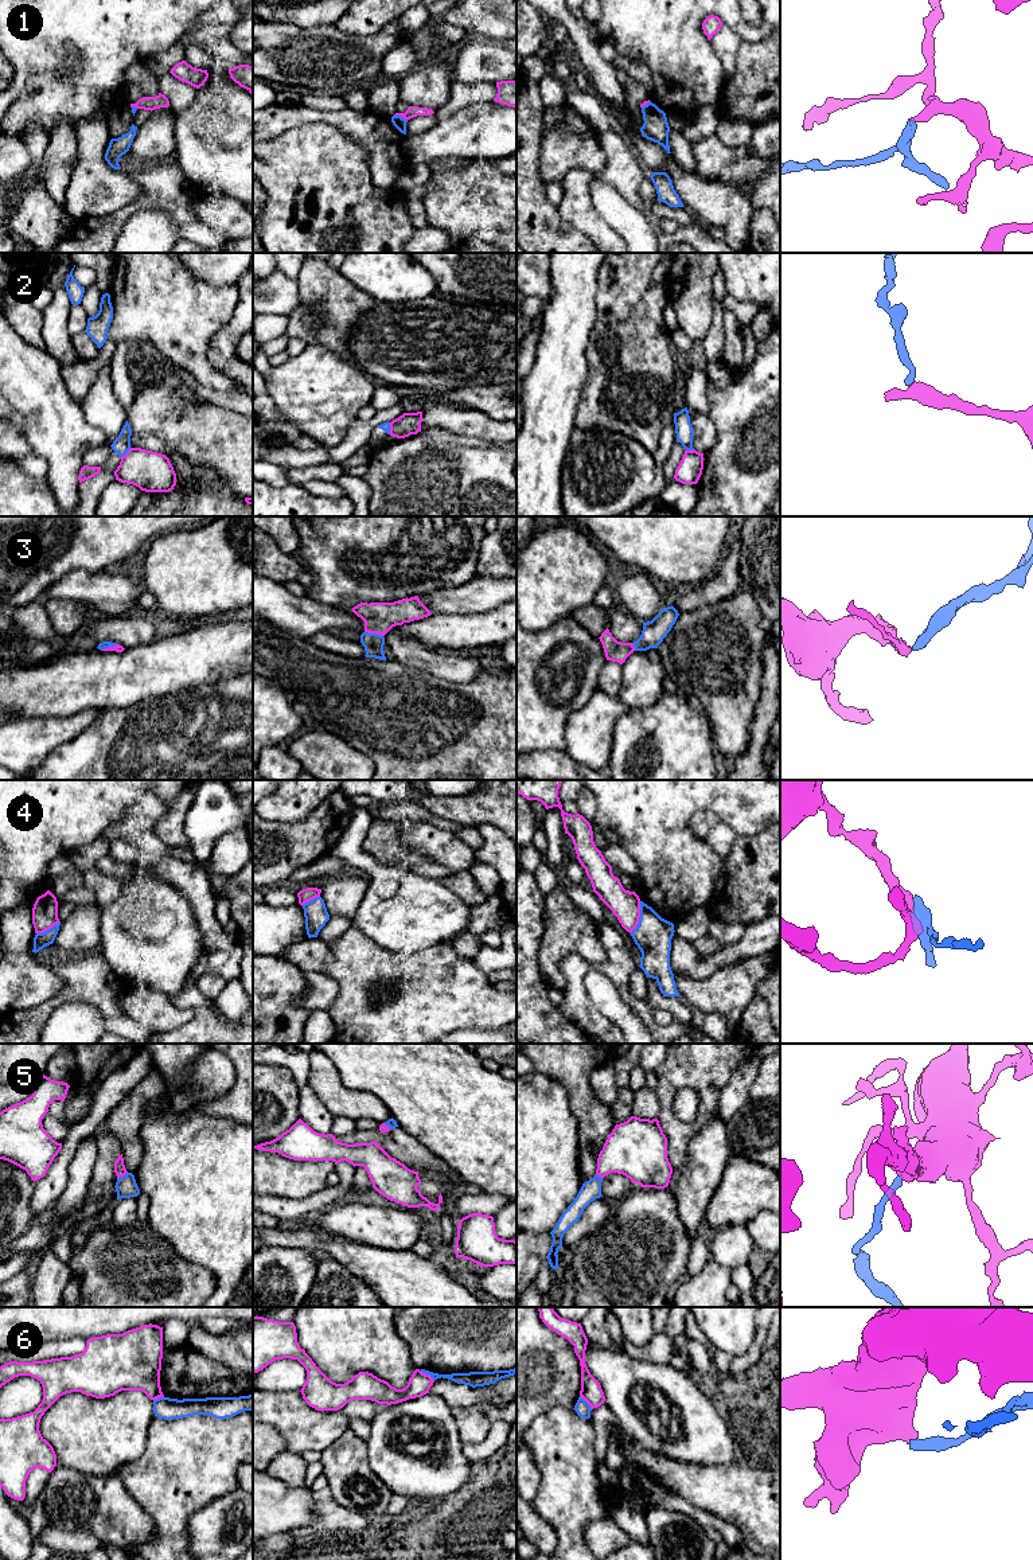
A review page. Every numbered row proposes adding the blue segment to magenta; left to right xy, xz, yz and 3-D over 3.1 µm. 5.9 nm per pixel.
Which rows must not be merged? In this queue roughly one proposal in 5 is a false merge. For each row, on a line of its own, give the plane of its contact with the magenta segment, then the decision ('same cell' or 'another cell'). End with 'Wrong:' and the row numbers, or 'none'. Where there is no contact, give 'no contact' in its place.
1: contact in xz; same cell
2: contact in xy; another cell
3: contact in xz; same cell
4: contact in yz; another cell
5: contact in xy; same cell
6: contact in xz; another cell
Wrong: 2, 4, 6

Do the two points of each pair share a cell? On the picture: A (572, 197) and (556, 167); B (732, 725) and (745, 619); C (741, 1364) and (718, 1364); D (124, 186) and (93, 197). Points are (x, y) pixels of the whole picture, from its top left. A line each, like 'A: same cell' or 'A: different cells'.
A: different cells
B: same cell
C: different cells
D: same cell

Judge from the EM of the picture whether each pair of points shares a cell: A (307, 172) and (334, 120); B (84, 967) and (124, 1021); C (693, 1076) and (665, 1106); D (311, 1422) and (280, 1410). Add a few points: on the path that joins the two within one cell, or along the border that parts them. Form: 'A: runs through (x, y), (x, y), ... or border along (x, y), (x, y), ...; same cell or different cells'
A: border along (300, 125), (328, 123), (357, 143); different cells
B: border along (125, 1014), (106, 1018); different cells
C: runs through (683, 1076), (666, 1096); same cell
D: runs through (303, 1422), (296, 1422), (288, 1414); same cell

